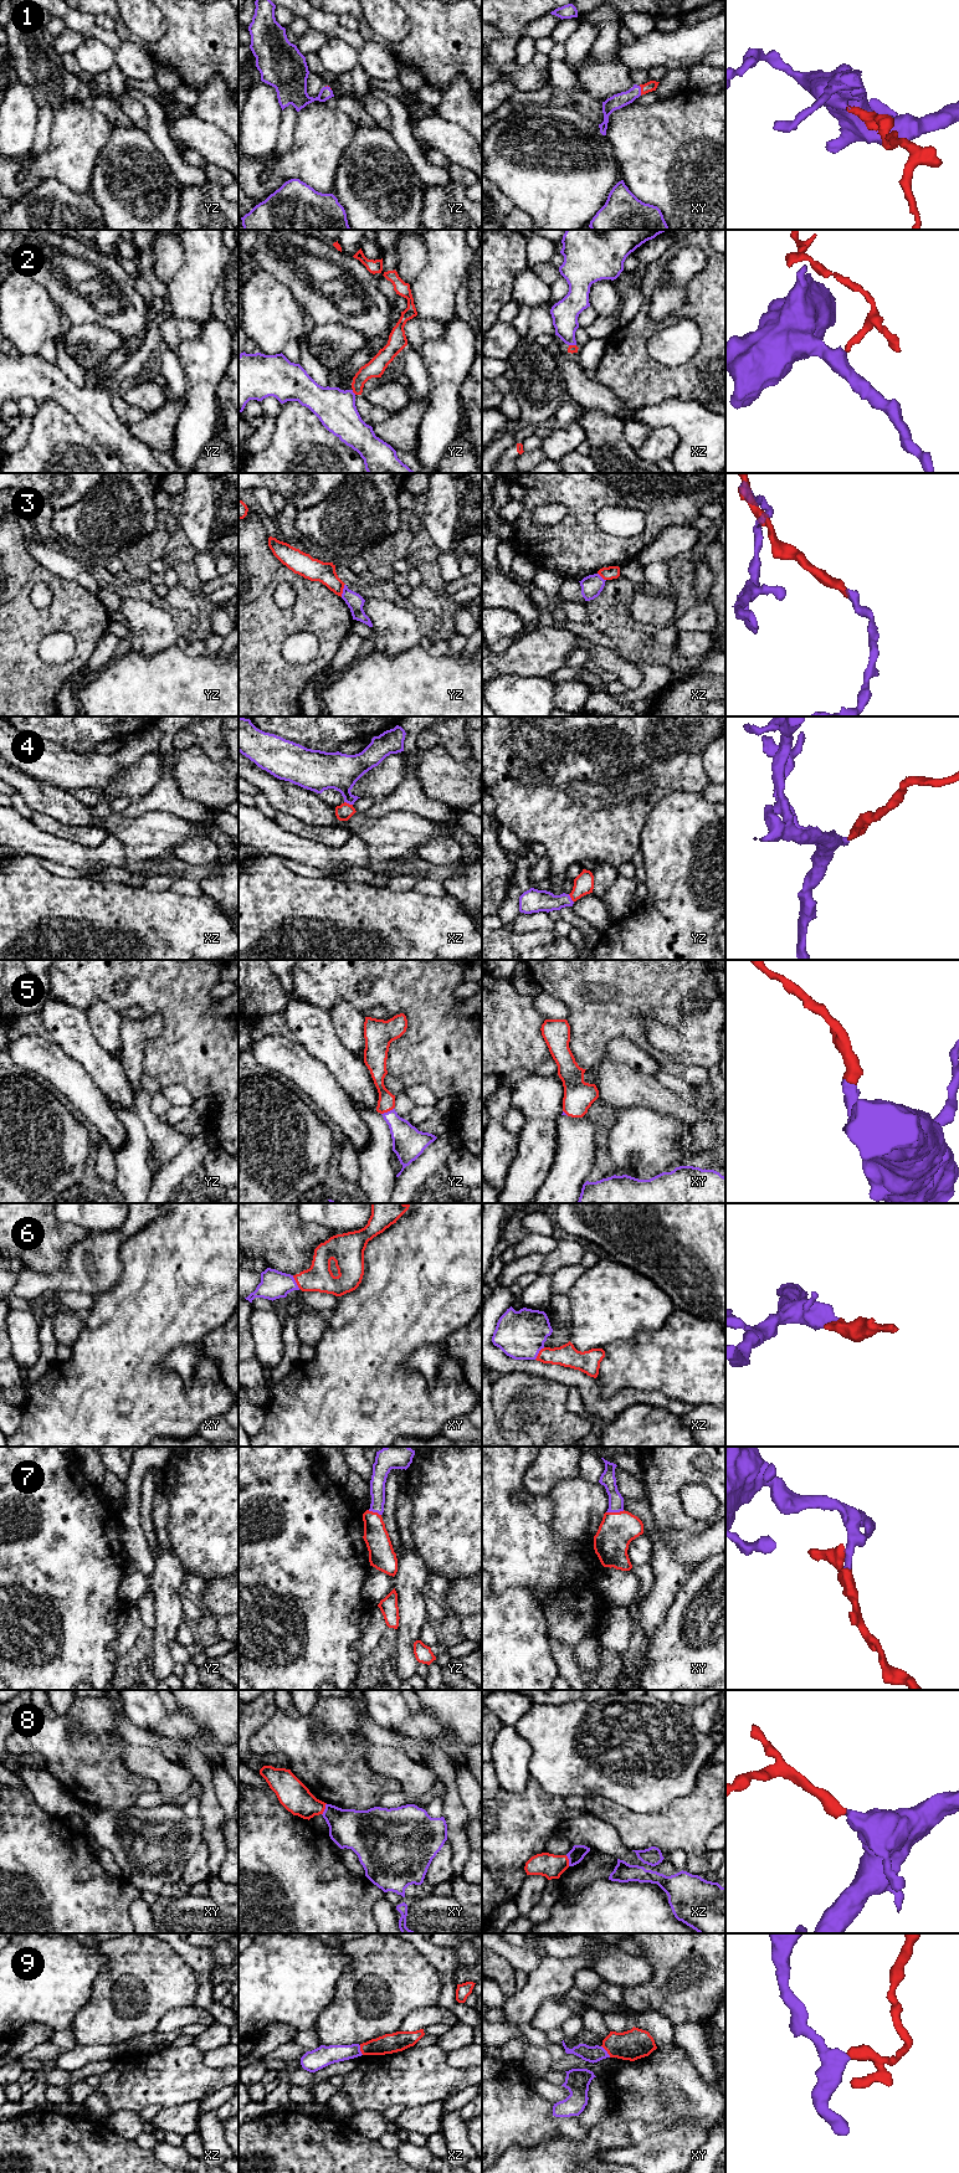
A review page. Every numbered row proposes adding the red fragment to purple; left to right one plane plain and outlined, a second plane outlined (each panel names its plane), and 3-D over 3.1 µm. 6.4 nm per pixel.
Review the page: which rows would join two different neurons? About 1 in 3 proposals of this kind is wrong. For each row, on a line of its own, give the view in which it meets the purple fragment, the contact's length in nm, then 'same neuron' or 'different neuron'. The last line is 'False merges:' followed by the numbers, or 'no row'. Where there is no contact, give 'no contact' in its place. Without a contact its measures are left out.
1: xy | 70 nm | same neuron
2: yz | 40 nm | different neuron
3: yz | 90 nm | different neuron
4: xz | 60 nm | same neuron
5: yz | 90 nm | same neuron
6: xy | 100 nm | same neuron
7: xy | 120 nm | same neuron
8: xy | 80 nm | same neuron
9: xy | 100 nm | same neuron
False merges: 2, 3

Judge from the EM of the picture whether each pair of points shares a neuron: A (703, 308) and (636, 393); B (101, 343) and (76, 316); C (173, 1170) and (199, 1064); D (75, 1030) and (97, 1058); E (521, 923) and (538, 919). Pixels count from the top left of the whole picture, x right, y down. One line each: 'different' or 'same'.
A: same
B: different
C: different
D: same
E: same

